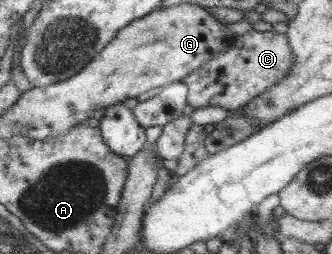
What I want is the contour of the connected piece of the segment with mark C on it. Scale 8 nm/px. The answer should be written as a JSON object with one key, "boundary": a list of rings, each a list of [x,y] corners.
{"boundary":[[[252,29],[236,35],[231,41],[227,50],[215,55],[182,80],[188,88],[186,99],[189,106],[195,109],[219,106],[227,110],[237,110],[289,76],[294,56],[288,38],[283,33],[273,29],[265,32]]]}

